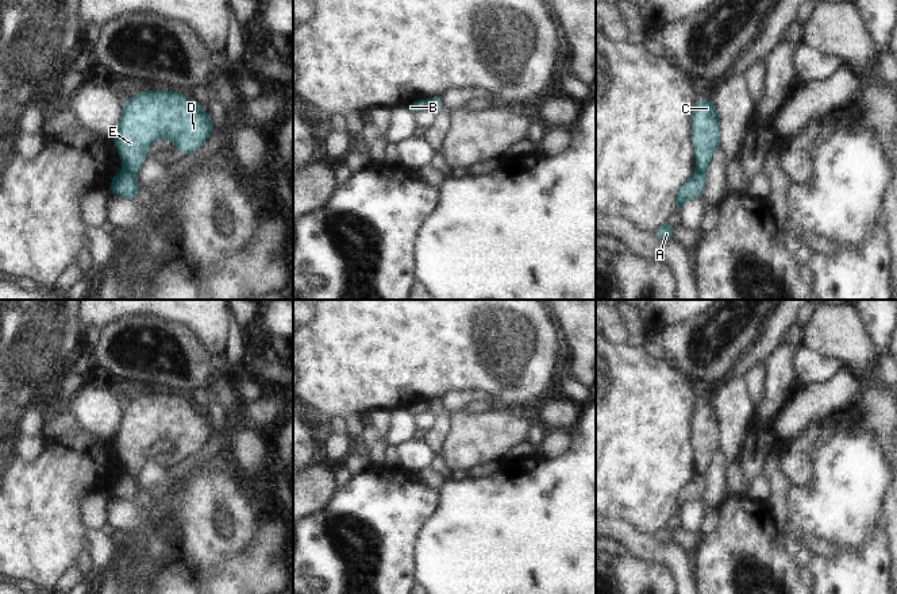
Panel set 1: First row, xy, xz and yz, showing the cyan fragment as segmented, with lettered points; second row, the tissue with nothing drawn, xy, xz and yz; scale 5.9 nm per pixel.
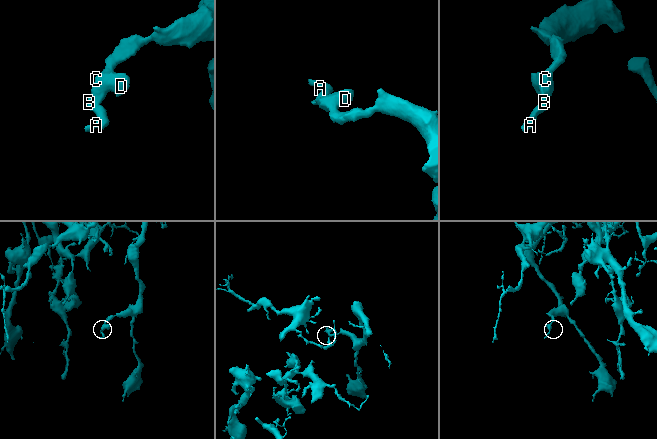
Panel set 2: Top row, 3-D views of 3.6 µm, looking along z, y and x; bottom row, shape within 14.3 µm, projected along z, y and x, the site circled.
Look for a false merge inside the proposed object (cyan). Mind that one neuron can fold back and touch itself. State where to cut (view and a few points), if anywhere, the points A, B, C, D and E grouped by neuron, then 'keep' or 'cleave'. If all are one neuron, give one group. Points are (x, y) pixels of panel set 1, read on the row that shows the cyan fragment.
xy (126, 170), (134, 176) | A B / C D E | cleave

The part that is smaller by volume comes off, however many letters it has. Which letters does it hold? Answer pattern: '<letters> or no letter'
A, B.

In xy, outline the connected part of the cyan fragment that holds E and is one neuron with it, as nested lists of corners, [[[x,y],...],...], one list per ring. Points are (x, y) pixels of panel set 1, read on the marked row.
[[[149,90],[142,92],[123,103],[123,116],[112,136],[126,171],[136,176],[142,163],[149,157],[150,144],[162,138],[169,138],[182,157],[199,150],[215,128],[209,113],[196,101],[186,99],[178,92]]]

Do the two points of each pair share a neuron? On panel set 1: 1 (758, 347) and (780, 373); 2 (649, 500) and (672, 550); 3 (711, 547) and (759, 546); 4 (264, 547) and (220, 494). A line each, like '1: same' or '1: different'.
1: different
2: different
3: same
4: different

